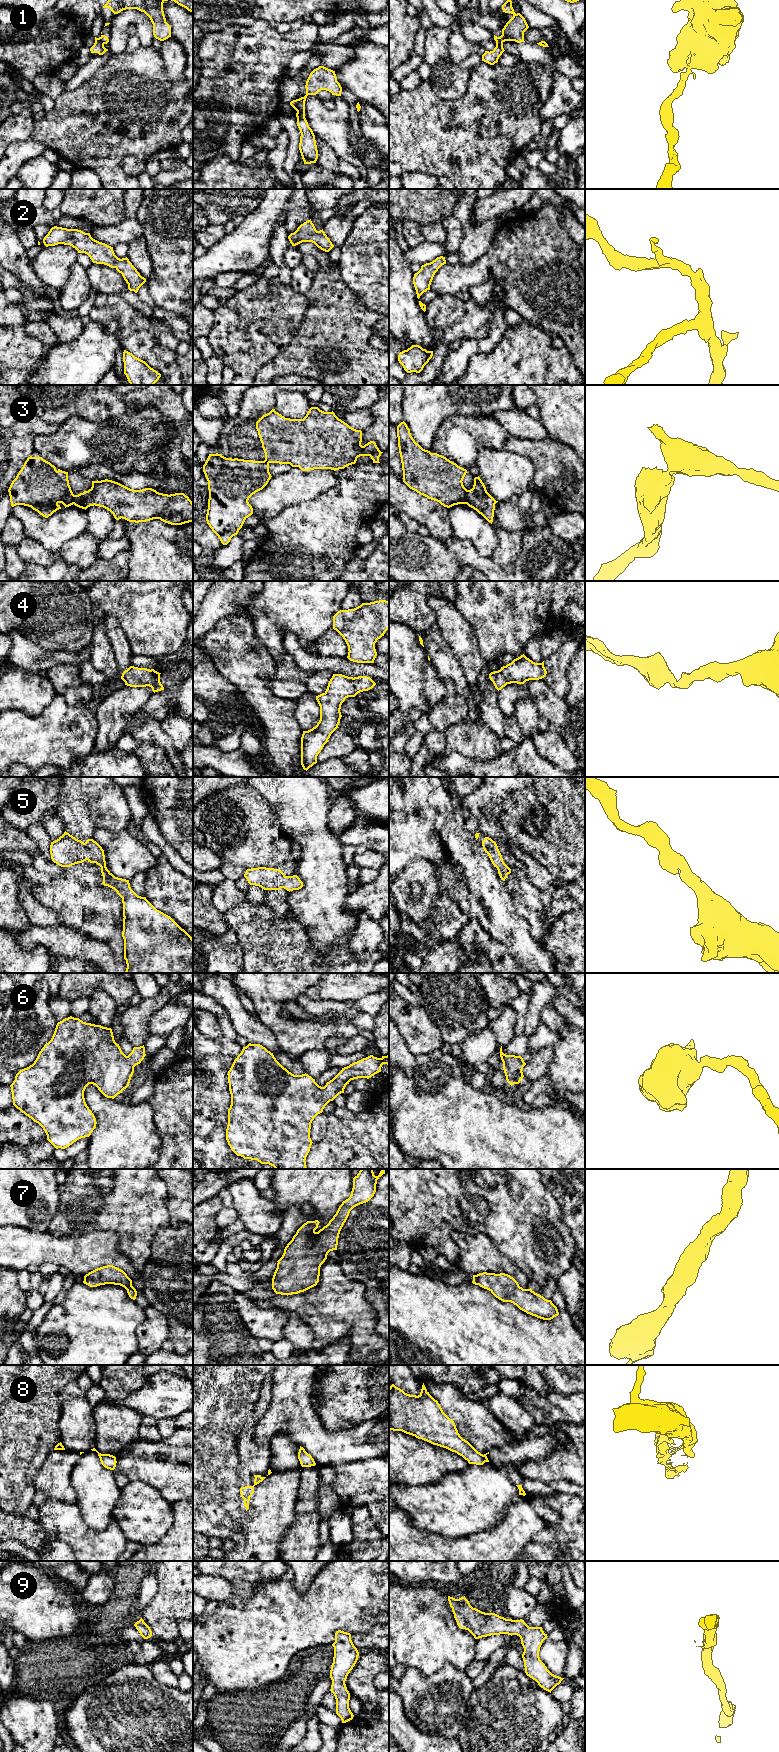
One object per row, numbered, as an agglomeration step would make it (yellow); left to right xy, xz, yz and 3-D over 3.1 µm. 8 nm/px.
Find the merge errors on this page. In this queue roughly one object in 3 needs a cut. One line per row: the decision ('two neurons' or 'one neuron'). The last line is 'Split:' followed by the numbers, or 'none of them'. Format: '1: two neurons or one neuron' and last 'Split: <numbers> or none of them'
1: two neurons
2: one neuron
3: two neurons
4: one neuron
5: one neuron
6: one neuron
7: one neuron
8: two neurons
9: one neuron
Split: 1, 3, 8

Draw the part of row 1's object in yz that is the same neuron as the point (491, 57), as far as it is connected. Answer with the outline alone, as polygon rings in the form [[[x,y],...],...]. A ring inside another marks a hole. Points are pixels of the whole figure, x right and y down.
[[[496,41],[496,47],[493,51],[485,51],[485,53],[482,55],[482,61],[494,65],[498,62],[499,57],[504,52],[503,43],[500,41]]]

